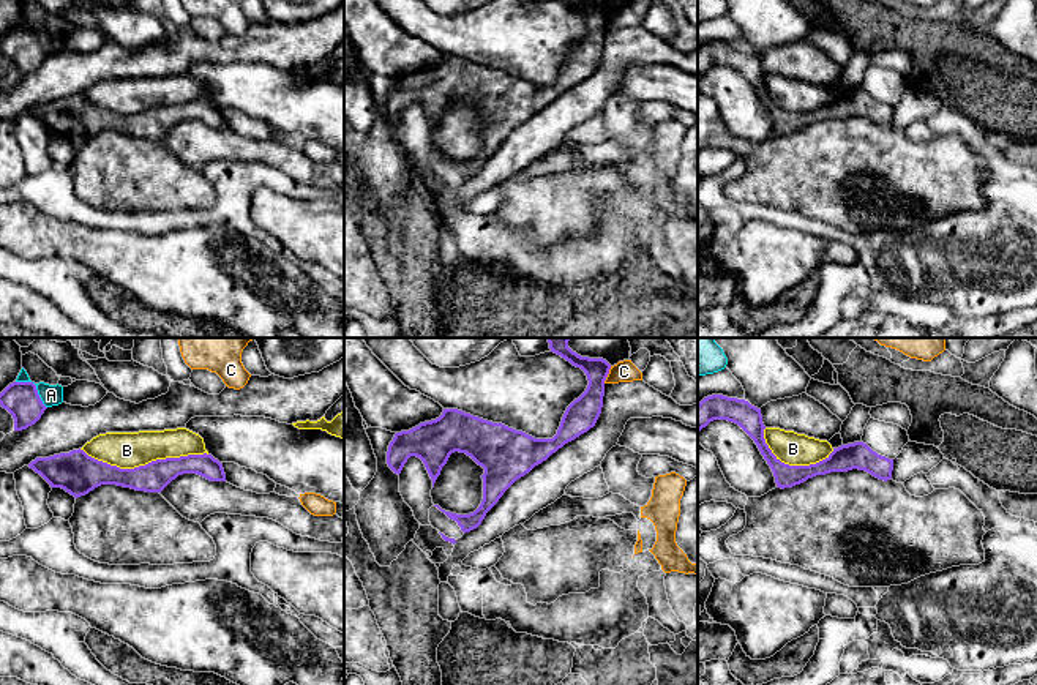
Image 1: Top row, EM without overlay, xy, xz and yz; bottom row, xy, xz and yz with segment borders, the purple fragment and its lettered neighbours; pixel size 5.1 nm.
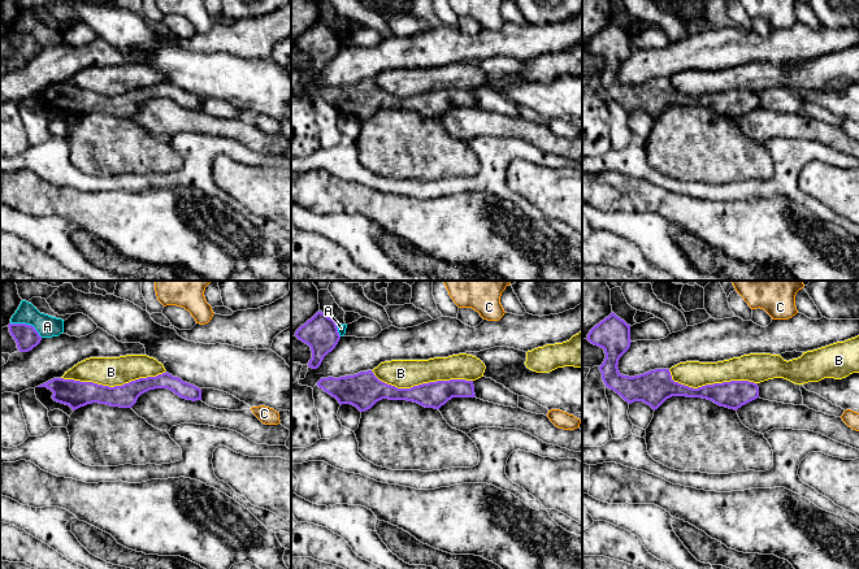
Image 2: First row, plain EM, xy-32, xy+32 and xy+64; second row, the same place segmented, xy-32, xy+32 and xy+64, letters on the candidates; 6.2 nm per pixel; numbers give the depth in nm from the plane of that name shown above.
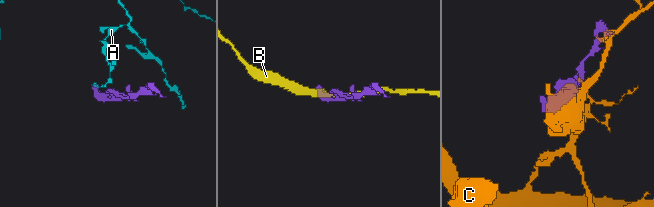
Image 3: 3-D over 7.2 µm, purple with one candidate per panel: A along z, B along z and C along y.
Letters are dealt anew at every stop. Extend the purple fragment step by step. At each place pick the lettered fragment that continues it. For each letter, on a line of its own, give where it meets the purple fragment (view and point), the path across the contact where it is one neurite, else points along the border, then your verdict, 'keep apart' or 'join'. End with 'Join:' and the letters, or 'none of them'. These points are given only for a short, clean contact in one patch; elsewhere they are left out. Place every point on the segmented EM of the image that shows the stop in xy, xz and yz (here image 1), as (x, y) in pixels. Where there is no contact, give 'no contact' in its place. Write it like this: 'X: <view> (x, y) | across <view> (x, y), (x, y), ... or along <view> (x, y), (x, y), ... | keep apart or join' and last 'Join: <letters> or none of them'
A: xy (35, 387) | along xy (16, 381), (30, 381), (46, 408) | keep apart
B: xy (144, 466) | keep apart
C: xz (608, 373) | along xz (611, 366), (603, 382) | keep apart
Join: none of them

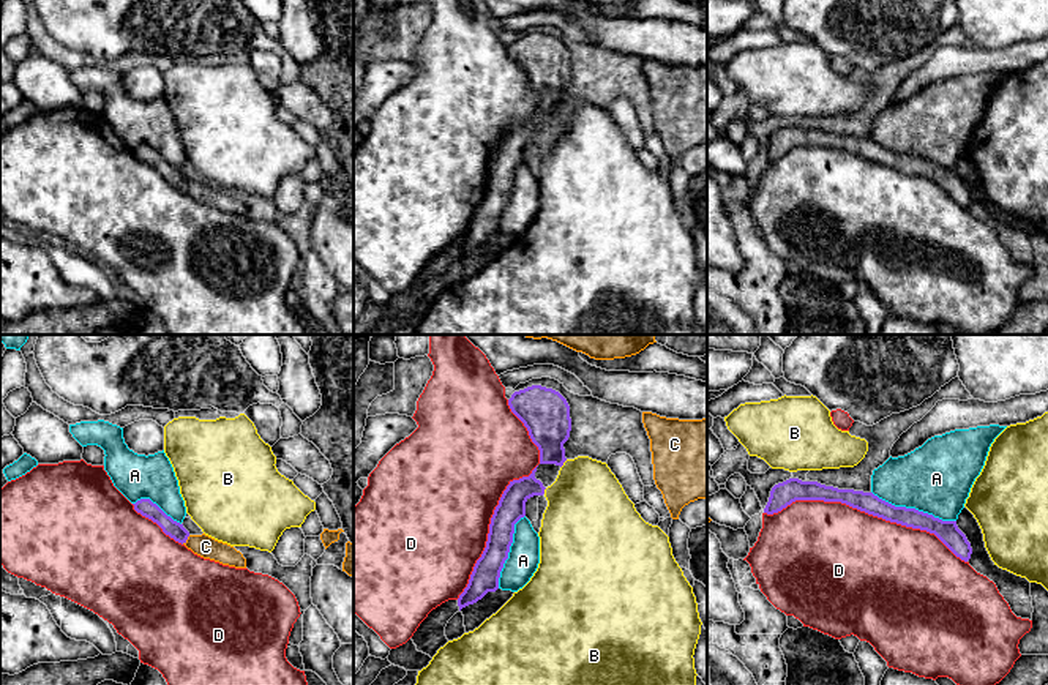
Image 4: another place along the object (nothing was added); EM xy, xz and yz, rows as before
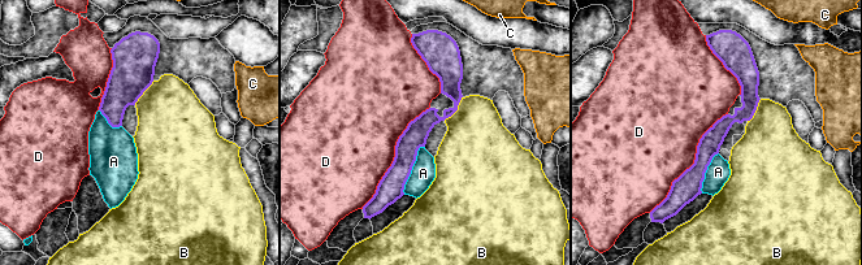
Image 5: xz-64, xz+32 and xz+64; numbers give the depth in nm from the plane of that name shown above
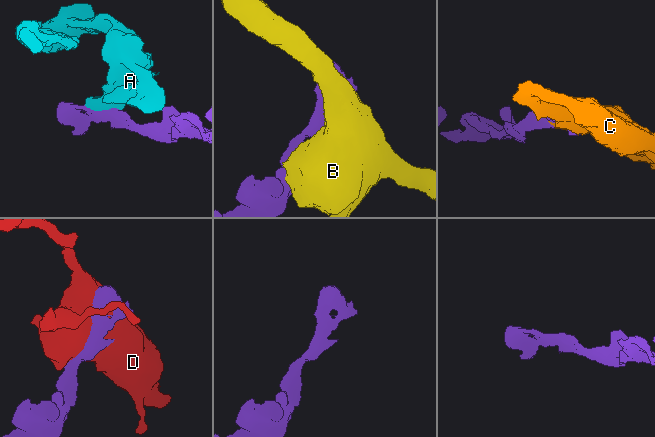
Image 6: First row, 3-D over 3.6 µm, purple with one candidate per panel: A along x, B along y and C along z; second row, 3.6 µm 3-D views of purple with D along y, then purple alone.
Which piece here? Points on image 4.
A: yz (914, 509) | keep apart
B: xz (562, 464) | keep apart
C: xy (185, 540) | join
D: xz (502, 494) | keep apart
Join: C

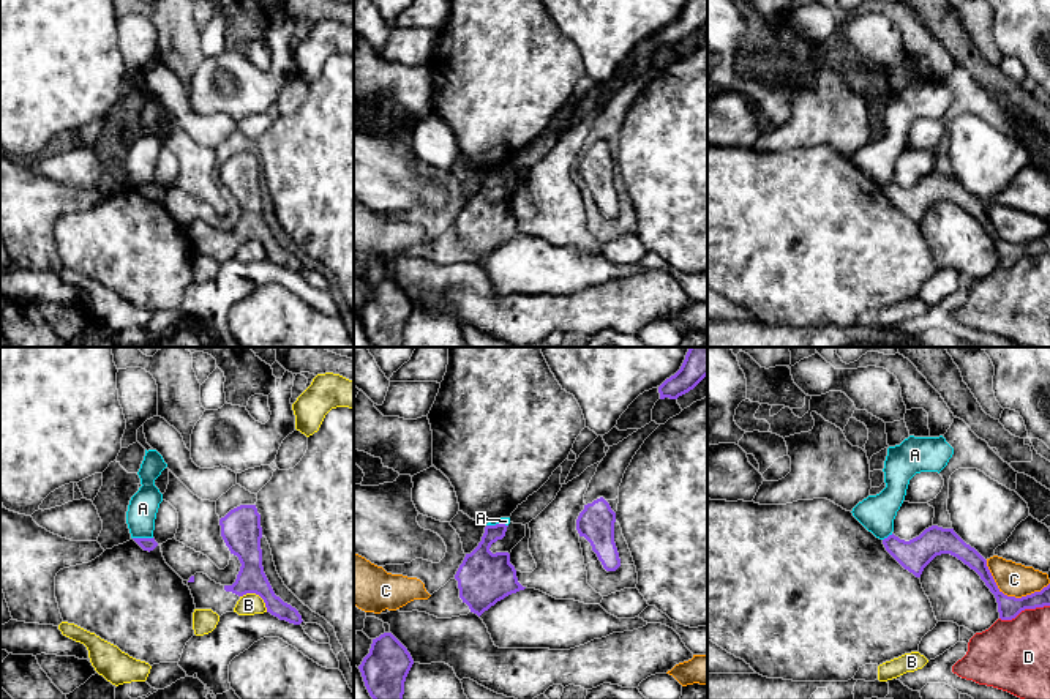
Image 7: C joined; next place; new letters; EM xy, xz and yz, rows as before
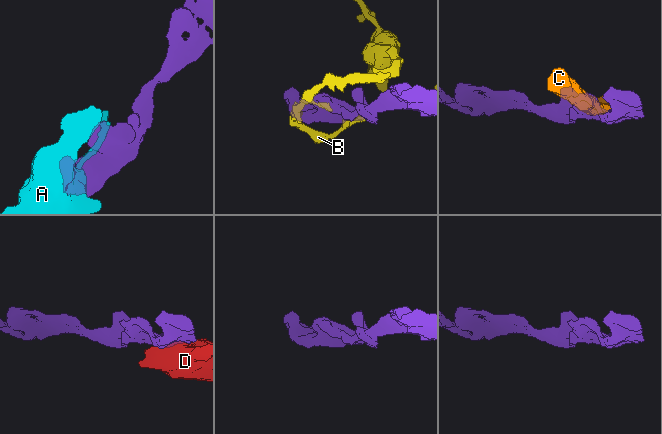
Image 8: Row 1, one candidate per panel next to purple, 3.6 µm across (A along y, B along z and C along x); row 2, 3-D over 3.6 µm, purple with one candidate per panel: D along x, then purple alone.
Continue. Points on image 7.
A: xy (142, 538) | along xy (133, 537), (152, 538) | keep apart
B: xy (258, 594) | along xy (240, 595), (256, 594), (267, 611) | keep apart
C: yz (1011, 597) | keep apart
D: yz (1023, 609) | keep apart
Join: none of them

